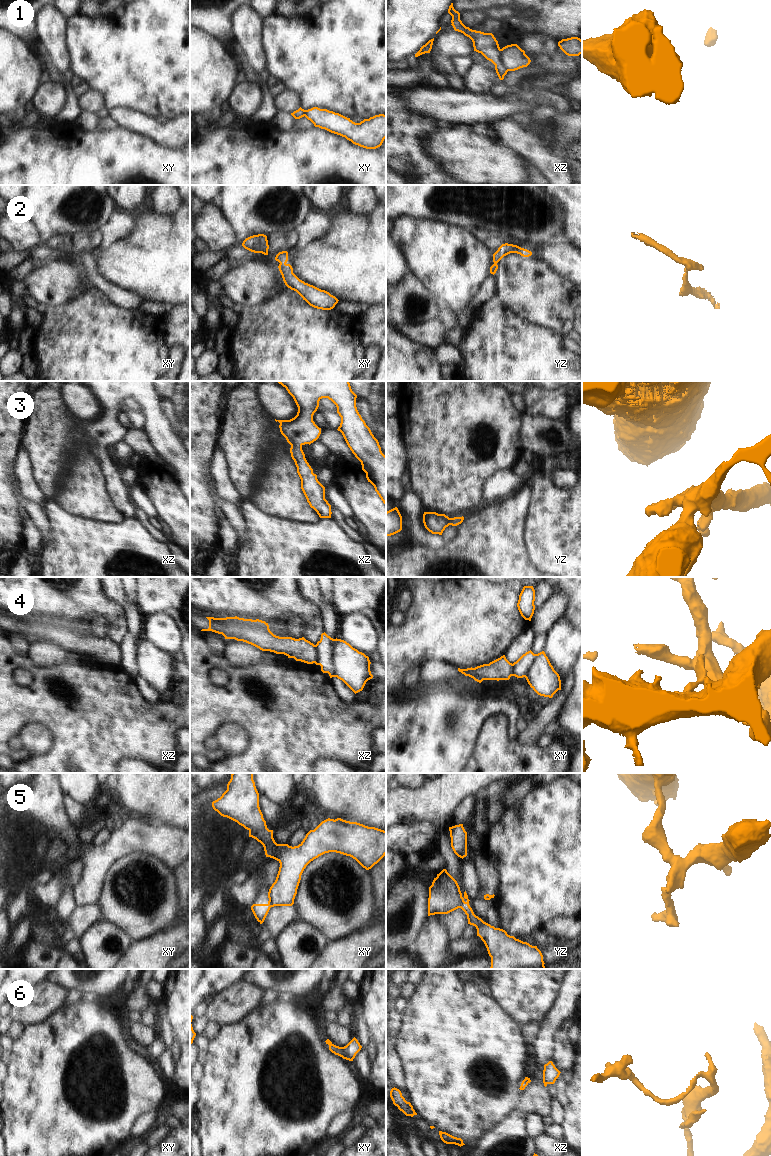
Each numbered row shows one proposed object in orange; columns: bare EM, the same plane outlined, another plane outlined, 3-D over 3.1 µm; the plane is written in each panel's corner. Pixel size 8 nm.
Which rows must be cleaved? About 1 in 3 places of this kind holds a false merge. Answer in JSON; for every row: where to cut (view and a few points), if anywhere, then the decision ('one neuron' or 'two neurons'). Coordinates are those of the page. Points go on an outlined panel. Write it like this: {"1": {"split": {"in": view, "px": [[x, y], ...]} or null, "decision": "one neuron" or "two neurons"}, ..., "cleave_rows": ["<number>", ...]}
{"1": {"split": {"in": "xz", "px": [[499, 49], [499, 59], [508, 70]]}, "decision": "two neurons"}, "2": {"split": null, "decision": "one neuron"}, "3": {"split": null, "decision": "one neuron"}, "4": {"split": {"in": "xz", "px": [[314, 645], [316, 653], [315, 662]]}, "decision": "two neurons"}, "5": {"split": {"in": "yz", "px": [[468, 903], [464, 903], [459, 907]]}, "decision": "two neurons"}, "6": {"split": null, "decision": "one neuron"}, "cleave_rows": ["1", "4", "5"]}

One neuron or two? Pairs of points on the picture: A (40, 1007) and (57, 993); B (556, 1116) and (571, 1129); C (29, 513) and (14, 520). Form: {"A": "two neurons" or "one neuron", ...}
{"A": "one neuron", "B": "two neurons", "C": "two neurons"}

